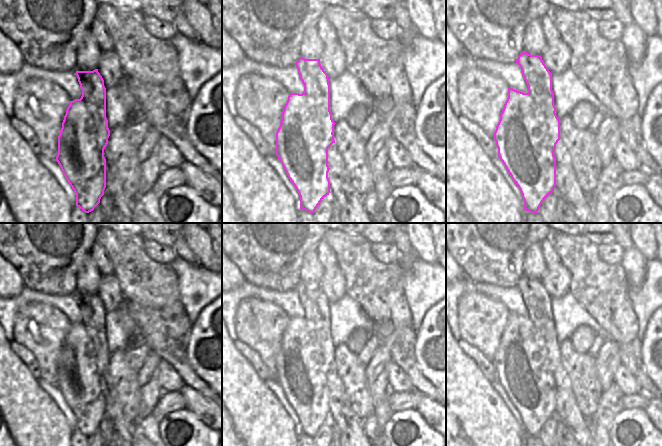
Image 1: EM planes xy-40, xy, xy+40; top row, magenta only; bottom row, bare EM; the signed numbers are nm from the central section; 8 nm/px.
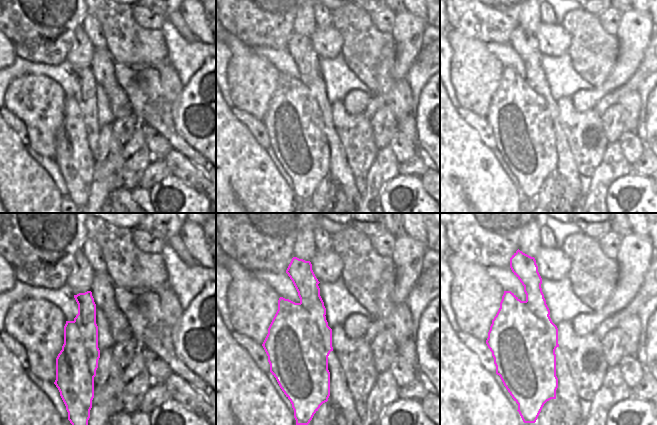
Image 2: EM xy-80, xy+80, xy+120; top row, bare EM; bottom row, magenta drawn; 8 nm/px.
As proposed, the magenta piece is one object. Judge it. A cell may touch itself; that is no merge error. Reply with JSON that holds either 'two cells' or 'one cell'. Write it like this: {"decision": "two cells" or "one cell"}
{"decision": "two cells"}

